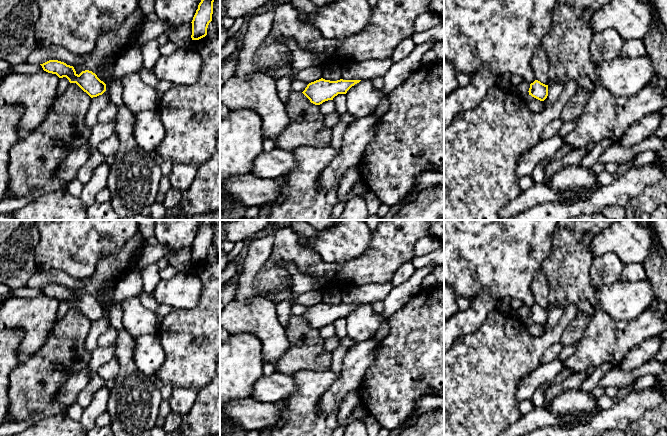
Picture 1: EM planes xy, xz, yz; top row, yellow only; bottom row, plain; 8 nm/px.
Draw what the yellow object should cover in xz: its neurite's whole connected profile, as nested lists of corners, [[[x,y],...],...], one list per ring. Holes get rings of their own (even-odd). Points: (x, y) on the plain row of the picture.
[[[323,302],[311,306],[302,316],[311,327],[320,329],[325,325],[333,324],[338,318],[346,318],[347,315],[361,304],[337,304],[330,305]]]

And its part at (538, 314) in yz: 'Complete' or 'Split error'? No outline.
Complete

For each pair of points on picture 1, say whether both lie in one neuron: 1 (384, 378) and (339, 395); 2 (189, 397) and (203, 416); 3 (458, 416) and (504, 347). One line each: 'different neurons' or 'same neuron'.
1: different neurons
2: different neurons
3: same neuron

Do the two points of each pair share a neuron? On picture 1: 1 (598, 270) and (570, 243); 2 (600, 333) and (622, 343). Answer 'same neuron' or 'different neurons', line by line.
1: different neurons
2: same neuron

